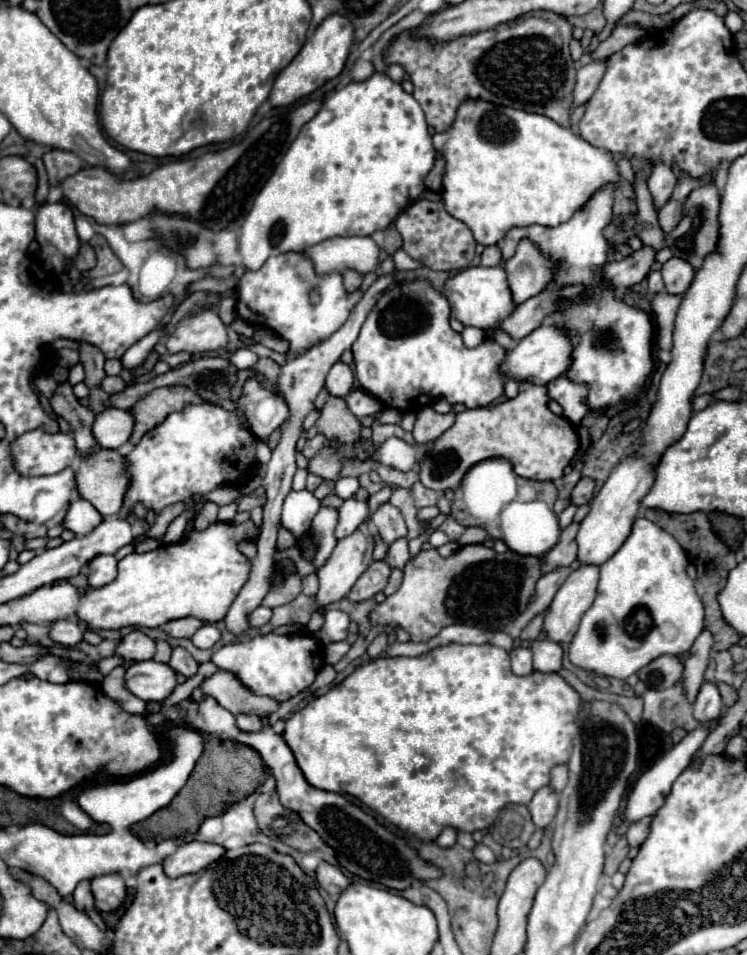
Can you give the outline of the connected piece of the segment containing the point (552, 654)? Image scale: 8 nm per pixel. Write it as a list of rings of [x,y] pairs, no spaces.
[[[550,639],[544,641],[534,641],[530,645],[532,653],[534,653],[534,669],[536,671],[560,671],[562,667],[562,657],[564,657],[564,649],[560,643],[554,643]]]

